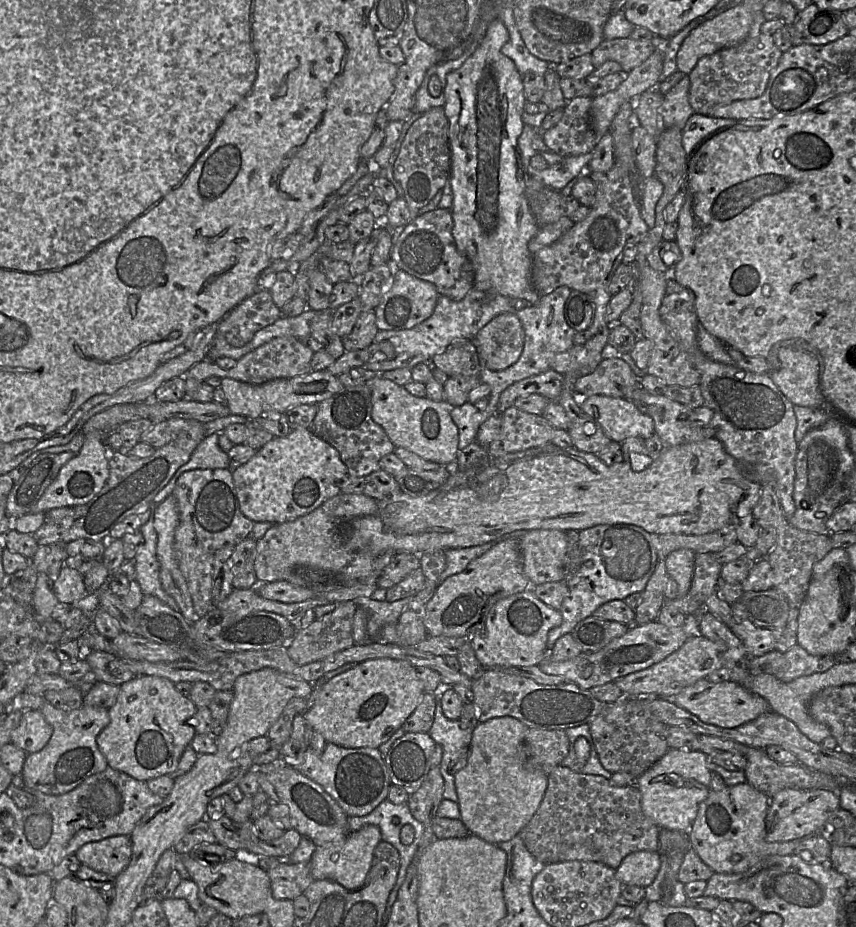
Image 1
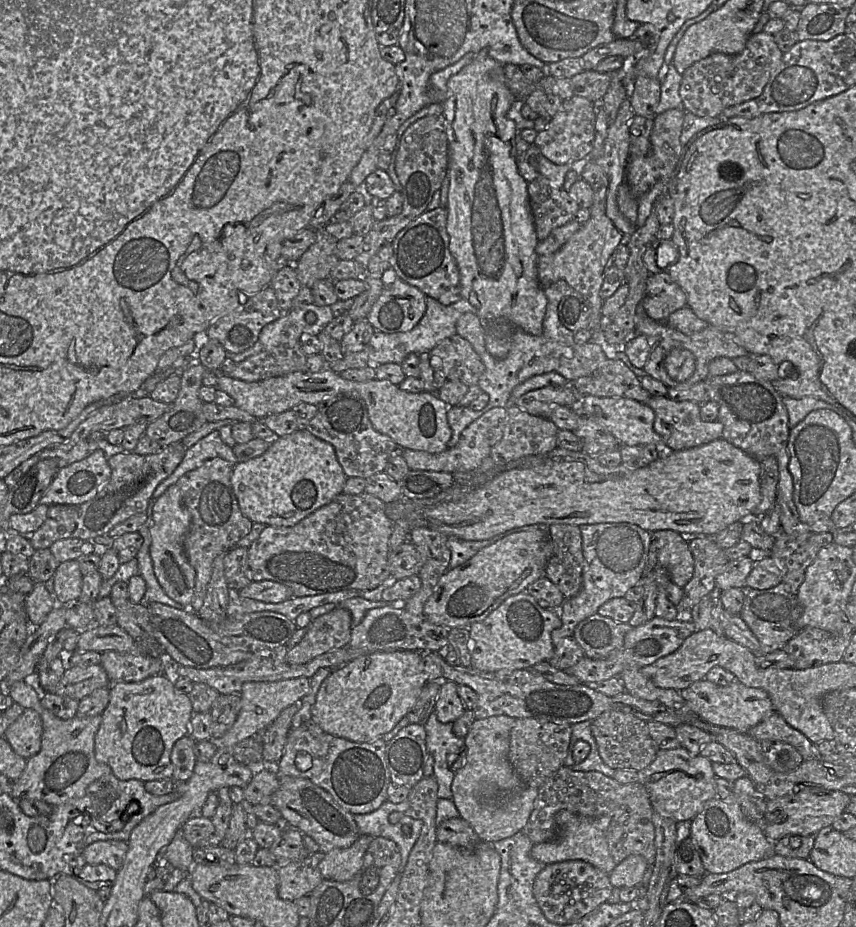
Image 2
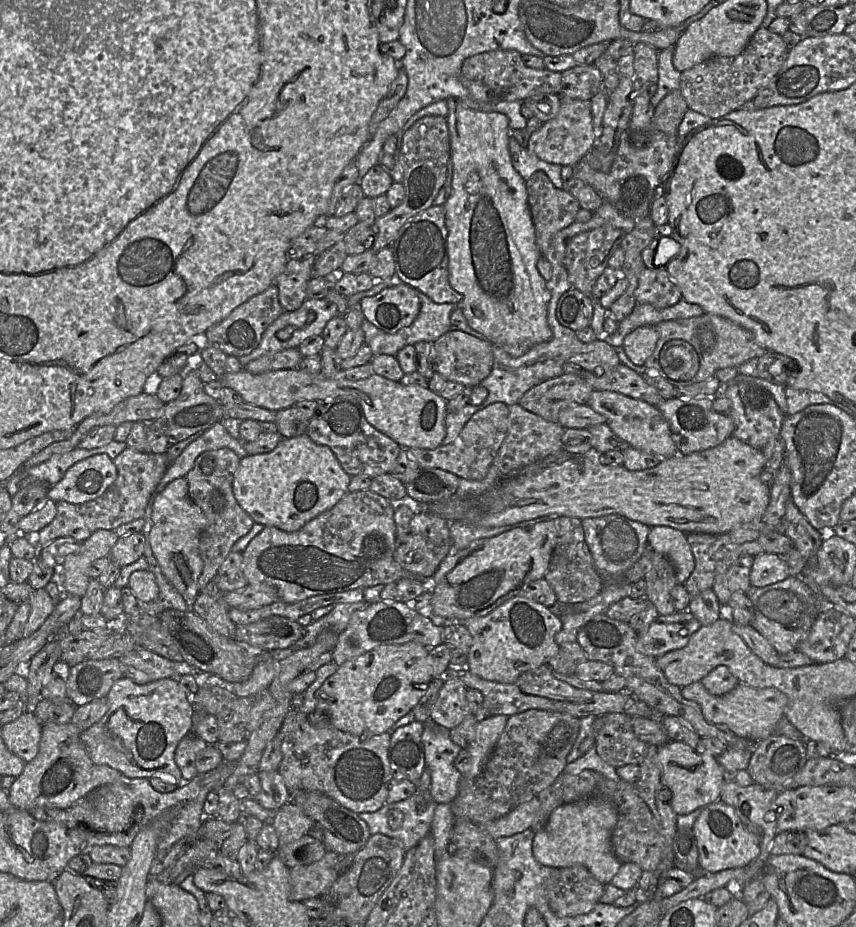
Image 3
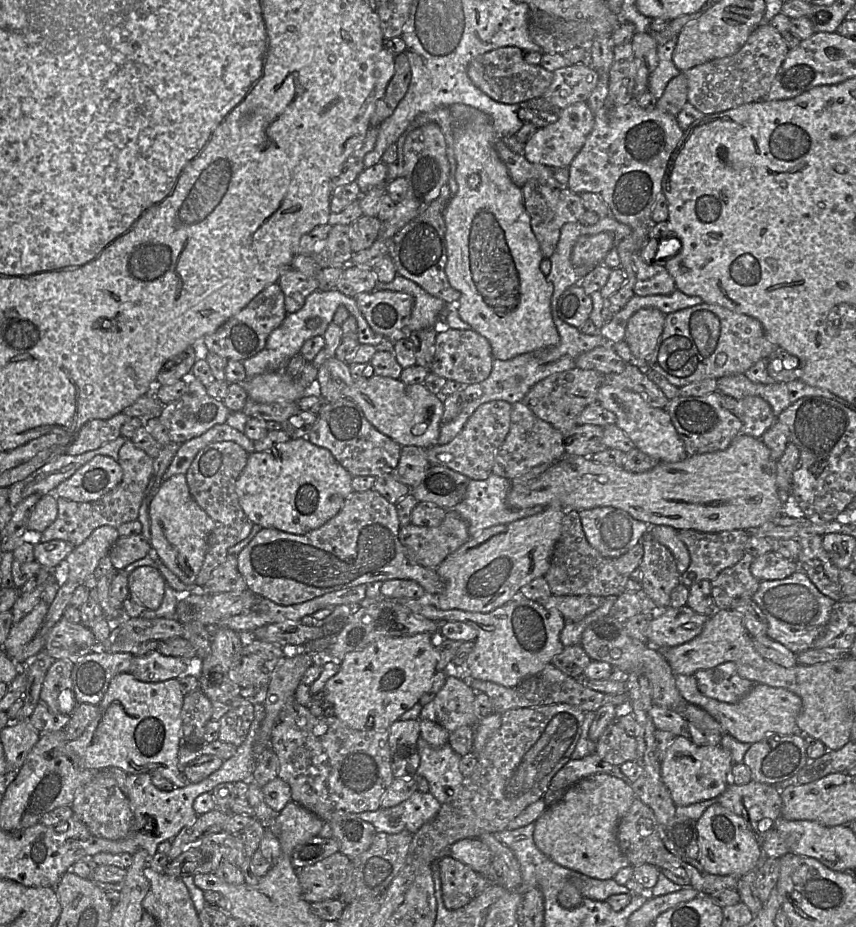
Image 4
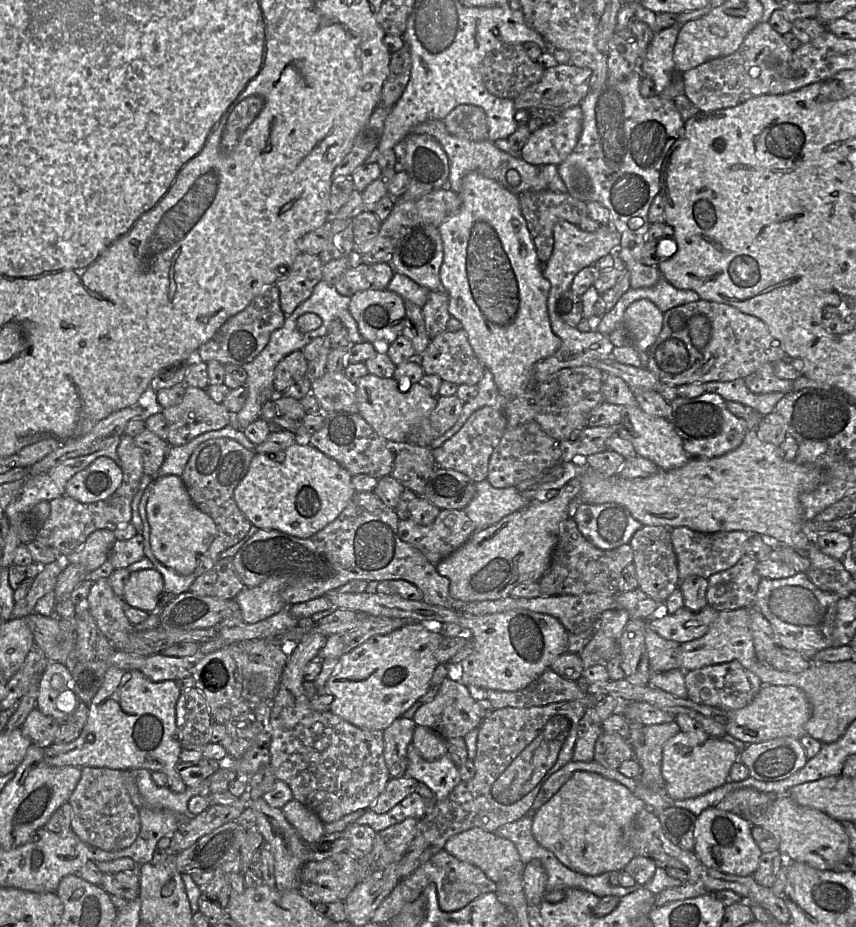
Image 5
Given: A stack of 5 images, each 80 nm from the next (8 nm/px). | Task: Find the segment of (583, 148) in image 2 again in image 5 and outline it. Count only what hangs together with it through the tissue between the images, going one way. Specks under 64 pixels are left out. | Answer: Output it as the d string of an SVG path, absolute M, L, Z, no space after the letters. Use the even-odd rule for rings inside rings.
M579 105L560 113L556 123L533 132L519 154L529 164L561 164L574 150L582 132L583 113Z

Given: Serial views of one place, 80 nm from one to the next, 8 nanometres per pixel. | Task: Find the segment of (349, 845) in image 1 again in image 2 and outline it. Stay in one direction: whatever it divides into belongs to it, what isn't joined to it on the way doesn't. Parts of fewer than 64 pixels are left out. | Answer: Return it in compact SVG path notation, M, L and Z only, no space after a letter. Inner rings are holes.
M363 834L347 848L335 848L325 854L318 868L325 880L351 880L363 865L364 855L375 837Z

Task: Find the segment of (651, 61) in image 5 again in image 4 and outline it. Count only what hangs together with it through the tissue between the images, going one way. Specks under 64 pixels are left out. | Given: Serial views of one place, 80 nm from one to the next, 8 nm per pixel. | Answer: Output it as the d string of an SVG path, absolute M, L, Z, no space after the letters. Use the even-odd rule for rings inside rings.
M677 38L658 44L658 65L650 75L648 89L657 100L663 95L667 84L681 73L673 62L676 44Z

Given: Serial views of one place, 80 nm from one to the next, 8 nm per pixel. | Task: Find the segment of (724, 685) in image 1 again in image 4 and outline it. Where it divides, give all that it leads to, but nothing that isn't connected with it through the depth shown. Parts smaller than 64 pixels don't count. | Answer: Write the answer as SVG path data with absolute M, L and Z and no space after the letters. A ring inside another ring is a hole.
M675 675L675 681L680 694L687 702L707 711L721 724L726 734L740 742L754 744L771 735L798 733L796 720L802 709L802 700L786 689L755 684L740 701L731 704L704 696L699 691L693 675Z

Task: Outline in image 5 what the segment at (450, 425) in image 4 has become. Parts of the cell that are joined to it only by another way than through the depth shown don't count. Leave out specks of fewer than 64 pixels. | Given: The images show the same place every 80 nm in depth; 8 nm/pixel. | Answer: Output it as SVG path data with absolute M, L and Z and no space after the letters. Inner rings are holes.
M556 308L554 314L549 314L552 331L562 340L561 347L550 357L540 360L534 367L535 382L542 382L547 377L561 369L578 366L590 366L598 361L613 357L614 345L608 336L597 330L581 332L577 327L564 322L557 314ZM485 370L483 378L477 383L476 387L478 389L476 397L463 404L462 412L457 422L442 436L431 442L431 449L441 446L446 440L457 433L476 410L484 406L491 406L504 411L506 398L499 392L493 374L489 370Z

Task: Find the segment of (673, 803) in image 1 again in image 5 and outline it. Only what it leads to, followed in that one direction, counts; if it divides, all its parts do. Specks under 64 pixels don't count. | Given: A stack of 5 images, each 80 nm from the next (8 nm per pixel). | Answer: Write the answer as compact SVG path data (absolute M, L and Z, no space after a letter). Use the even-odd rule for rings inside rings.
M680 731L666 742L663 749L662 776L666 794L672 801L695 798L724 785L740 752L732 743L720 738L692 738Z

